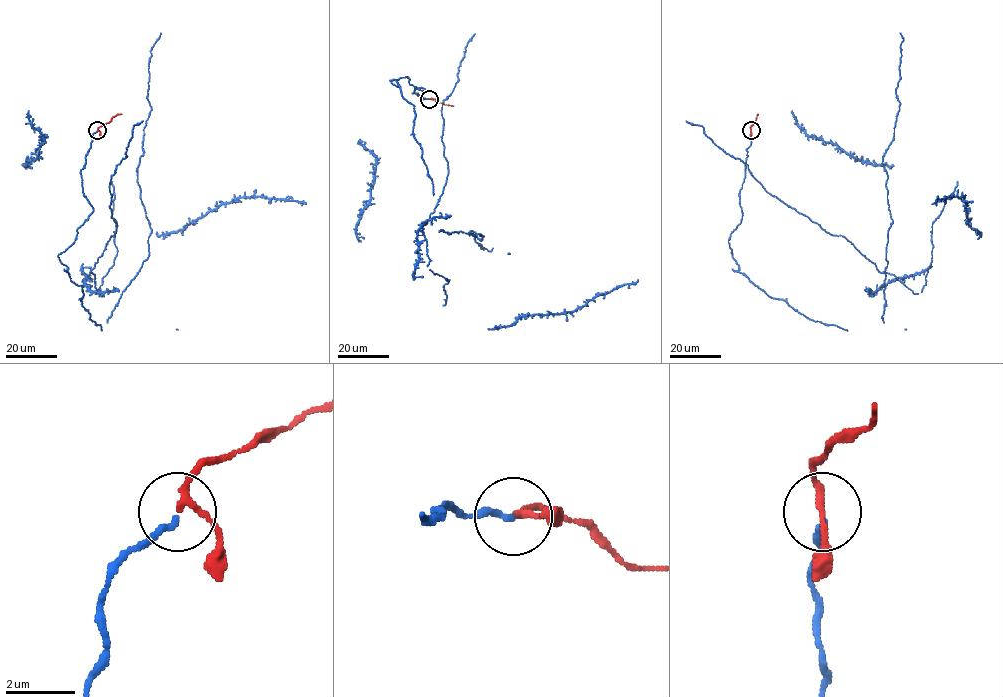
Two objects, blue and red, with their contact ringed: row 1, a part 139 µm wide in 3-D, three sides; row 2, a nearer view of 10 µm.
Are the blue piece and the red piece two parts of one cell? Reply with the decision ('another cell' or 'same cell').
same cell

